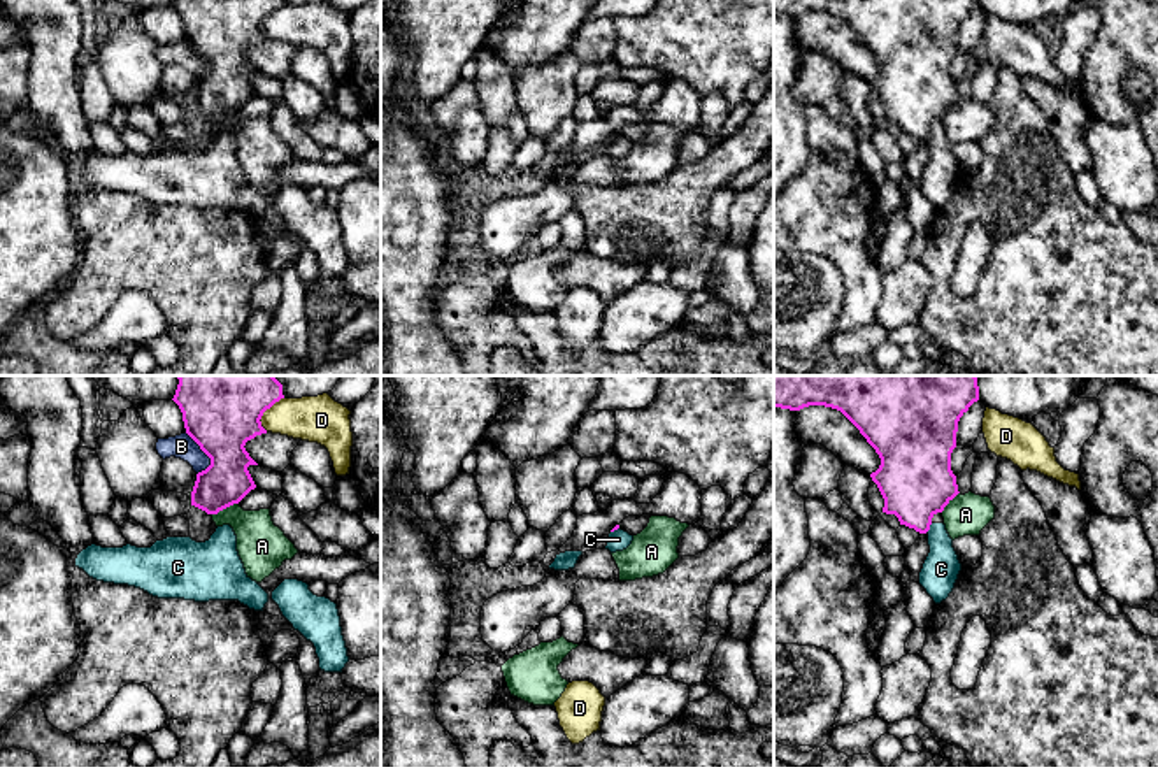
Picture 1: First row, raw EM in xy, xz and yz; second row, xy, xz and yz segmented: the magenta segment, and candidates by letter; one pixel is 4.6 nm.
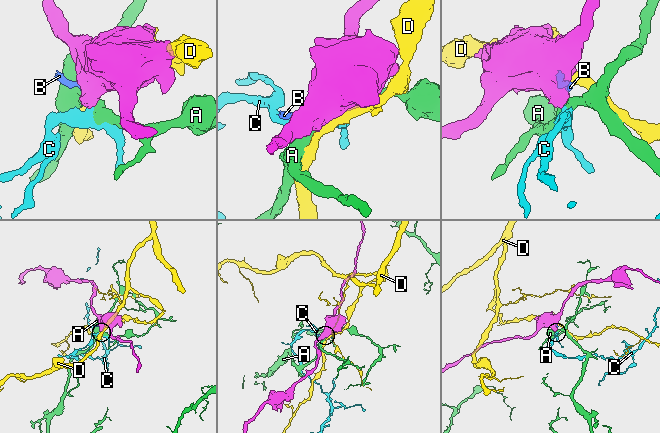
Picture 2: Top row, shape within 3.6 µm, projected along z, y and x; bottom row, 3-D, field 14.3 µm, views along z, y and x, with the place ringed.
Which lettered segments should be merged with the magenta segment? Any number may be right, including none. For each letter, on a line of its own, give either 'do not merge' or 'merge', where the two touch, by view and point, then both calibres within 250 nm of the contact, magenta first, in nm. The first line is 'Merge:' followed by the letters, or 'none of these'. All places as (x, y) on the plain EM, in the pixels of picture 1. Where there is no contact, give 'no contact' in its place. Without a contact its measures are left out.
Merge: none of these
A: do not merge | xy (223, 114) | 220/220 nm
B: do not merge | xy (206, 60) | 280/110 nm
C: do not merge | yz (929, 136) | 340/170 nm
D: do not merge | xy (264, 18) | 280/200 nm

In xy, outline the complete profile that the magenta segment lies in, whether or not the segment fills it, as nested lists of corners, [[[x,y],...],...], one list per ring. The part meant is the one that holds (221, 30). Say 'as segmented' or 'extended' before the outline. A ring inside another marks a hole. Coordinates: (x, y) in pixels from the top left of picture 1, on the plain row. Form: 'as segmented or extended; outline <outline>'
as segmented; outline [[[175,0],[174,9],[182,19],[186,40],[211,65],[211,72],[197,81],[191,98],[191,112],[218,121],[219,118],[239,111],[256,95],[247,74],[258,72],[246,58],[246,49],[256,42],[267,40],[261,33],[261,23],[282,0]]]

